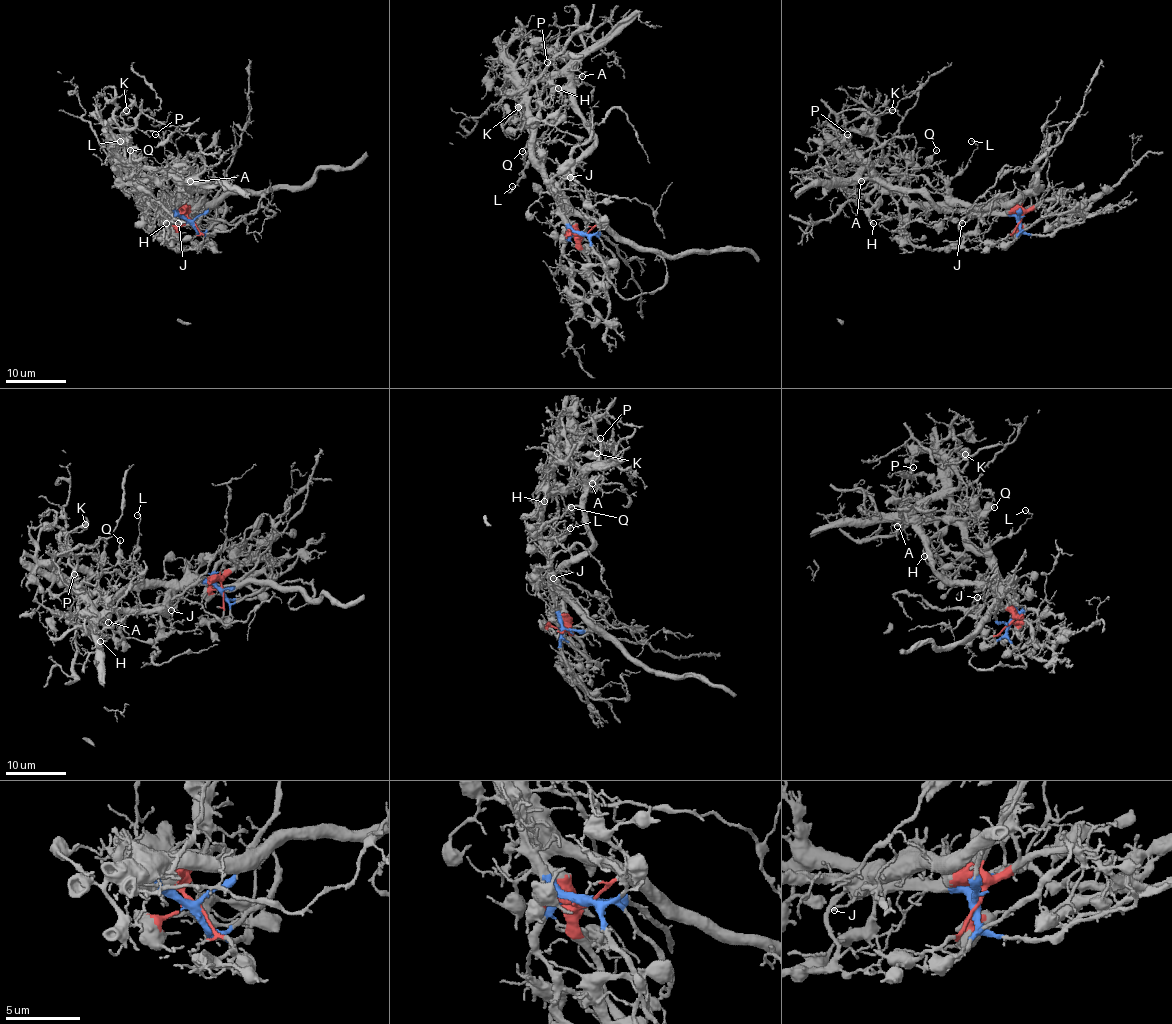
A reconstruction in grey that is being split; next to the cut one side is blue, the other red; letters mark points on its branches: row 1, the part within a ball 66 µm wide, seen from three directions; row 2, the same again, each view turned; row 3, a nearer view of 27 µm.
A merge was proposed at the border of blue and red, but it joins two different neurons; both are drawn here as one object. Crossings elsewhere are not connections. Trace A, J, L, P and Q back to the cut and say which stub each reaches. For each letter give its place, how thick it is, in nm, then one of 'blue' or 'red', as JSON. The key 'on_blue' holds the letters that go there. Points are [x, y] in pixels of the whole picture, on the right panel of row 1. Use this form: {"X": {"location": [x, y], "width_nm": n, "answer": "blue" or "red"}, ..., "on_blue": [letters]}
{"A": {"location": [861, 181], "width_nm": 120, "answer": "blue"}, "J": {"location": [962, 223], "width_nm": 140, "answer": "blue"}, "L": {"location": [971, 141], "width_nm": 130, "answer": "blue"}, "P": {"location": [847, 134], "width_nm": 90, "answer": "blue"}, "Q": {"location": [936, 150], "width_nm": 150, "answer": "red"}, "on_blue": ["A", "J", "L", "P"]}

